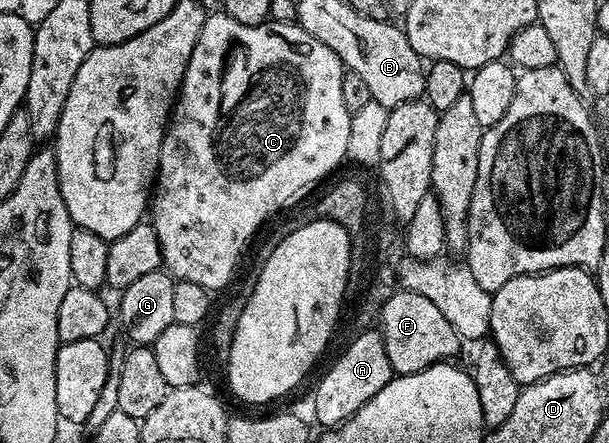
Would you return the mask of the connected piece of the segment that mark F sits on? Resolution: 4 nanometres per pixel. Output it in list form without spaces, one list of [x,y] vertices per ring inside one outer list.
[[[396,290],[383,304],[383,311],[377,317],[378,327],[383,334],[385,354],[389,354],[392,373],[408,376],[421,370],[442,364],[448,358],[455,358],[461,339],[454,326],[437,310],[428,298],[416,292]]]

